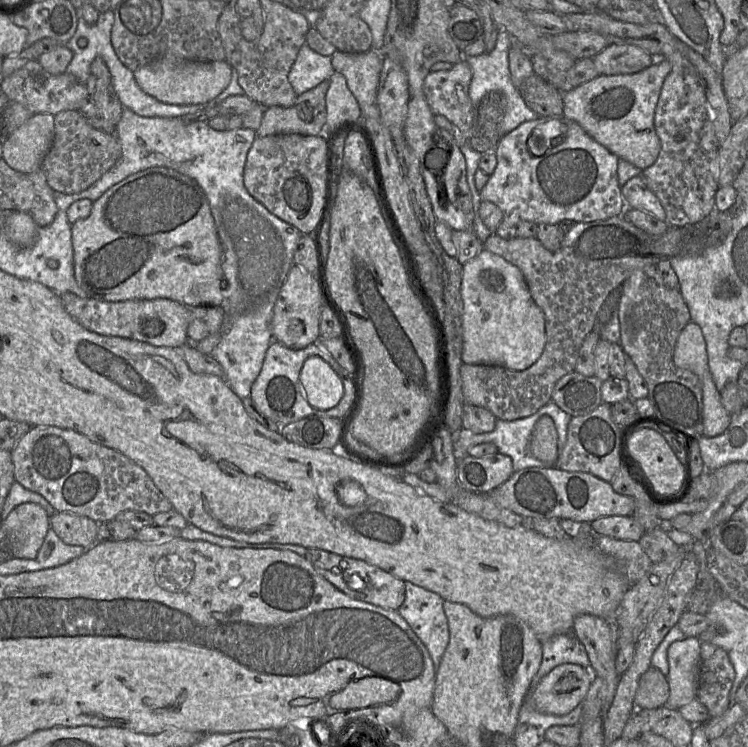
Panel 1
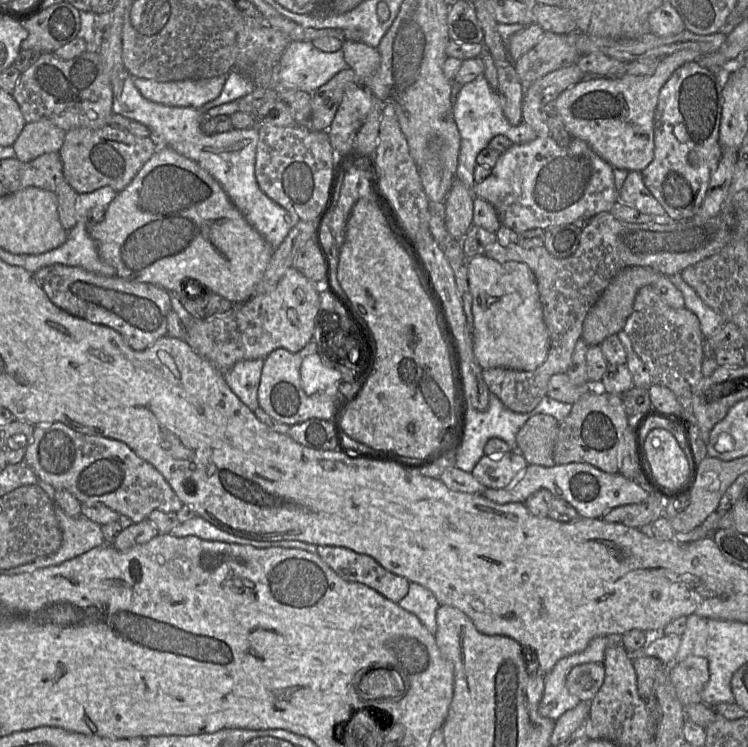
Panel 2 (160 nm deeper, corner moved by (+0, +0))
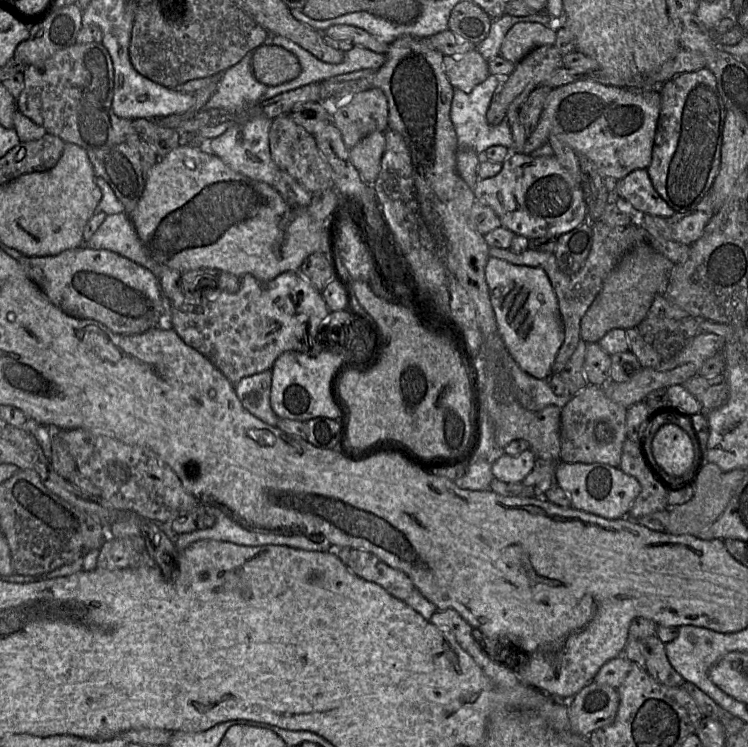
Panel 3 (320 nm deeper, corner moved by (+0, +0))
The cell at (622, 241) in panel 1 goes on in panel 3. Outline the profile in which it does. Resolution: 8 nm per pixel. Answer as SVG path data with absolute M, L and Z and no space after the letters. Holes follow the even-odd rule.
M600 220L591 223L593 223L592 245L589 255L582 268L572 275L565 274L560 270L553 253L544 253L528 249L525 252L516 254L510 249L495 247L490 247L489 249L490 257L505 260L514 265L541 268L546 272L557 296L559 312L564 329L564 340L552 365L552 374L559 373L575 351L576 346L580 341L580 322L582 317L601 291L606 277L615 268L626 252L639 243L646 243L674 264L685 262L689 256L690 245L669 241L661 237L655 237L638 221L634 221L629 225L622 227L610 227Z

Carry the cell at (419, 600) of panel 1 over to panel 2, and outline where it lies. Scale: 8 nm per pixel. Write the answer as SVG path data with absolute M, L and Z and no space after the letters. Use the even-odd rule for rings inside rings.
M409 583L407 595L398 605L414 614L426 629L434 635L437 630L436 611L440 606L434 594L418 583Z

